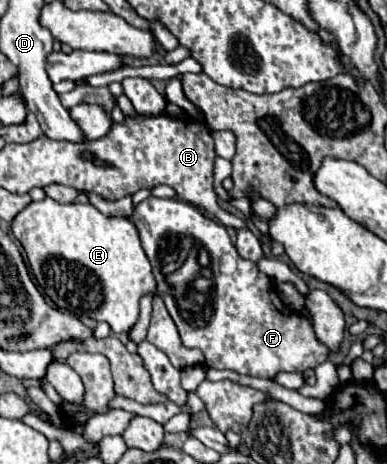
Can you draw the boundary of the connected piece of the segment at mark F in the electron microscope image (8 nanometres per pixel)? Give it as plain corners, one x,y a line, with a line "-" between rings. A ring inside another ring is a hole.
148,197
134,205
130,221
140,233
142,247
158,281
158,295
164,299
182,343
200,349
206,357
206,367
272,379
282,371
304,373
306,369
316,369
328,359
330,351
316,339
308,319
288,309
280,301
274,281
262,273
256,263
236,253
224,225
202,215
186,201
158,197
-
198,253
208,255
208,265
202,267
202,275
212,283
206,305
196,305
190,301
192,297
186,297
186,293
194,291
192,287
180,289
170,281
170,275
180,267
184,257
198,257

